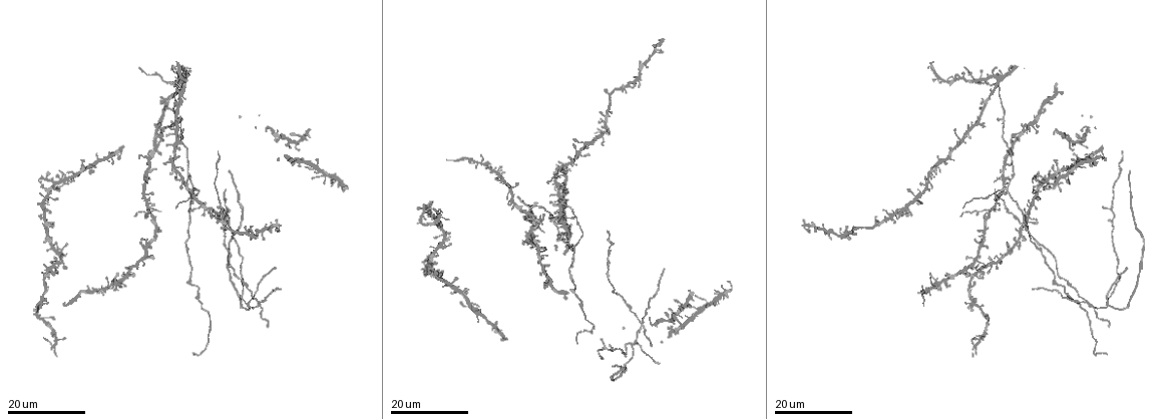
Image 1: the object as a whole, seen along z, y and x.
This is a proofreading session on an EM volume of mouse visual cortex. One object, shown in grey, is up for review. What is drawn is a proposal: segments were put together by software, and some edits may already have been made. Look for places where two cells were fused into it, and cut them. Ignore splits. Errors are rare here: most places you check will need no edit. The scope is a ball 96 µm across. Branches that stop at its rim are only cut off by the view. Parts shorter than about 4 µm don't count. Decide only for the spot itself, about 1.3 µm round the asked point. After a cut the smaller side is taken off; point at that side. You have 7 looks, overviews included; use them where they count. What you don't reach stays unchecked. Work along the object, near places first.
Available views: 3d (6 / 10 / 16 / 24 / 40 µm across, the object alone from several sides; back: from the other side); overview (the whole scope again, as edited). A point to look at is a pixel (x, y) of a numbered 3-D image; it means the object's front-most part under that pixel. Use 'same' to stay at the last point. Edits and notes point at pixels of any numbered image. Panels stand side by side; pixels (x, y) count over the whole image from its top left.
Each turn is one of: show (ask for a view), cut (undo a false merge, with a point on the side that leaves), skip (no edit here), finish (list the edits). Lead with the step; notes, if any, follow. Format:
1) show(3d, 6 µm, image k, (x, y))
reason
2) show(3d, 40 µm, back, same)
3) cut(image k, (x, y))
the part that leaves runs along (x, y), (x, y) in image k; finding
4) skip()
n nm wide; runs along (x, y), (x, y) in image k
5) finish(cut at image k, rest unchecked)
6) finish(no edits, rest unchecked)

show(3d, 16 µm, image 1, (250, 305))
looks like a crossing

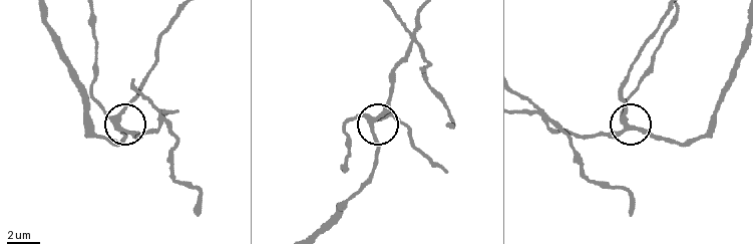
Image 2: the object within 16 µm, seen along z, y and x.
show(3d, 10 µm, image 2, (120, 128))

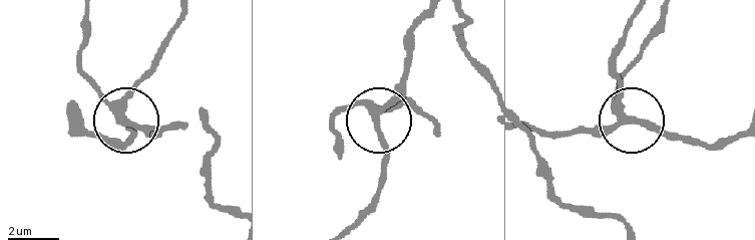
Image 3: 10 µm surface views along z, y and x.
show(3d, 10 µm, back, image 3, (627, 120))

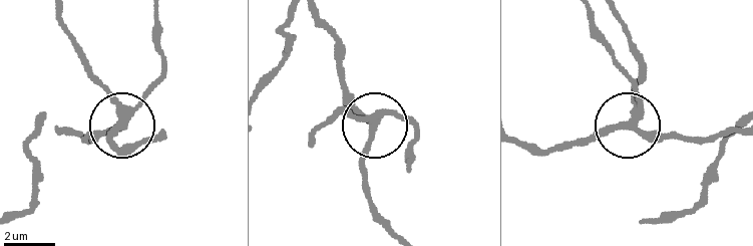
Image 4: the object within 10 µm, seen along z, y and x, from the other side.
skip()
4 arms; runs along (734, 127), (702, 140), (644, 136), (629, 125), (638, 83) in image 4; one cell here

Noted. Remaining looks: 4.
show(3d, 24 µm, image 1, (642, 325))
four or more arms meet

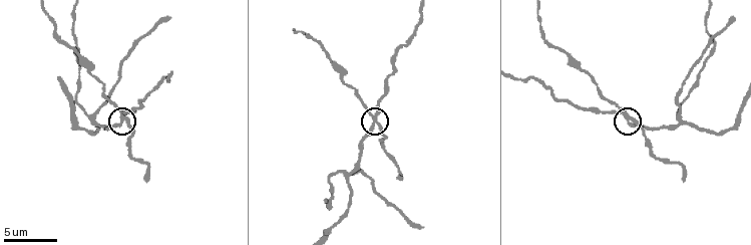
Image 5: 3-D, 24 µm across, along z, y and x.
show(3d, 6 µm, image 5, (375, 118))
zoom in

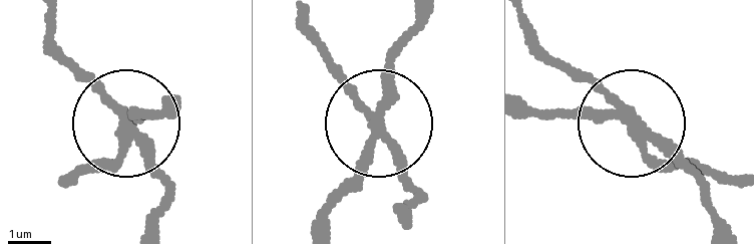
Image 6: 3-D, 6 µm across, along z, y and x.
cut(image 6, (92, 85))
the part that leaves runs along (127, 126), (81, 79), (52, 18) in image 6; two cells meet here

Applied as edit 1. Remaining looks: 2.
show(3d, 24 µm, image 1, (534, 230))
four arms meet

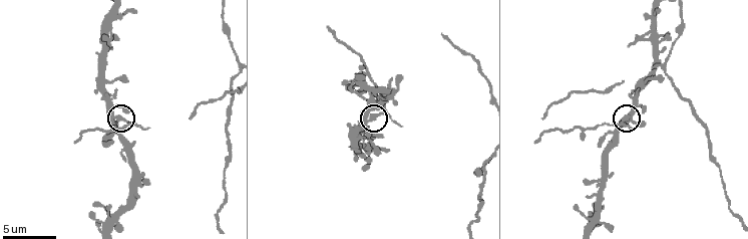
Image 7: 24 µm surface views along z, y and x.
show(3d, 6 µm, image 7, (372, 115))

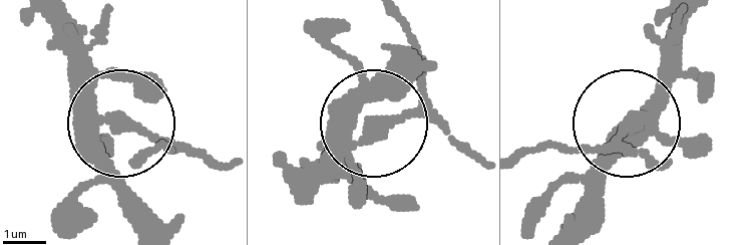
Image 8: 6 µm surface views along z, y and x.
cut(image 8, (414, 110))
4 arms; the part that leaves runs along (366, 141), (416, 86), (406, 22) in image 8; two cells meet here

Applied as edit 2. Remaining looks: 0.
finish(cut at image 6, cut at image 8, rest unchecked)

